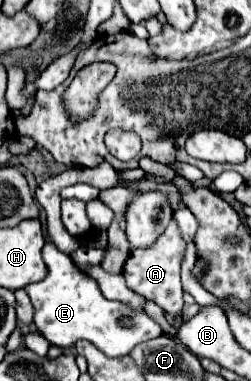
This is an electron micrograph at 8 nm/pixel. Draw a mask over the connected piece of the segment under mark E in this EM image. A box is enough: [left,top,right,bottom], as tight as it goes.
[24,242,162,358]

